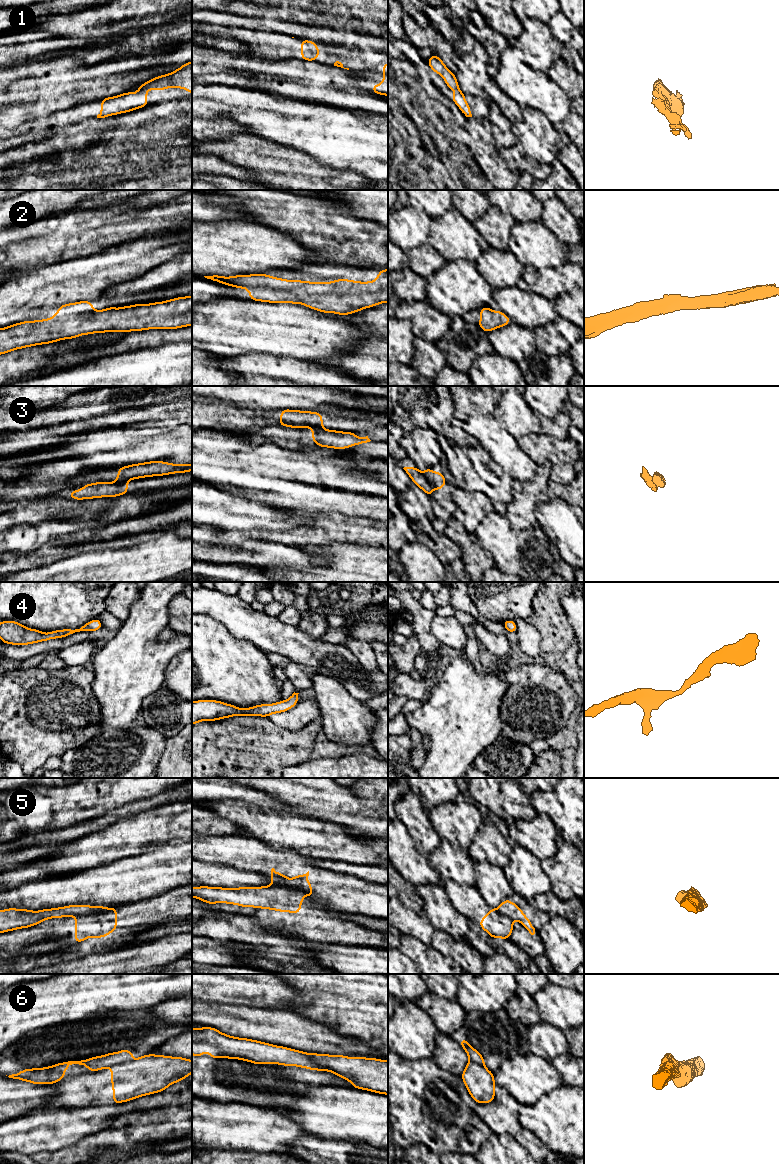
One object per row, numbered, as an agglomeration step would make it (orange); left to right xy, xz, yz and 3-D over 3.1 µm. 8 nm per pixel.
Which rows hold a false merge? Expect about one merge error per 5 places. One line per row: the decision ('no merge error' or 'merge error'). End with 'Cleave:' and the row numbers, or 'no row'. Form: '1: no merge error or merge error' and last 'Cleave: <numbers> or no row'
1: no merge error
2: no merge error
3: merge error
4: no merge error
5: merge error
6: merge error
Cleave: 3, 5, 6

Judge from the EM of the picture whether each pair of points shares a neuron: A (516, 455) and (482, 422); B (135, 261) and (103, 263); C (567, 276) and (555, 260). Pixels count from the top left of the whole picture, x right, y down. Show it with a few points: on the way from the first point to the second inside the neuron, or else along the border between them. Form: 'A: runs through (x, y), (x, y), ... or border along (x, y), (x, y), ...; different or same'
A: runs through (508, 448), (490, 430); same
B: runs through (127, 261), (111, 263); same
C: border along (567, 260), (557, 268), (537, 269); different

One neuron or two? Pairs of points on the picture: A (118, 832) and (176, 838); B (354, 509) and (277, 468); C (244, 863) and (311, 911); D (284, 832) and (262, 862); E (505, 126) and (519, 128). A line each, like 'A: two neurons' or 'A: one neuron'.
A: one neuron
B: one neuron
C: two neurons
D: two neurons
E: two neurons

